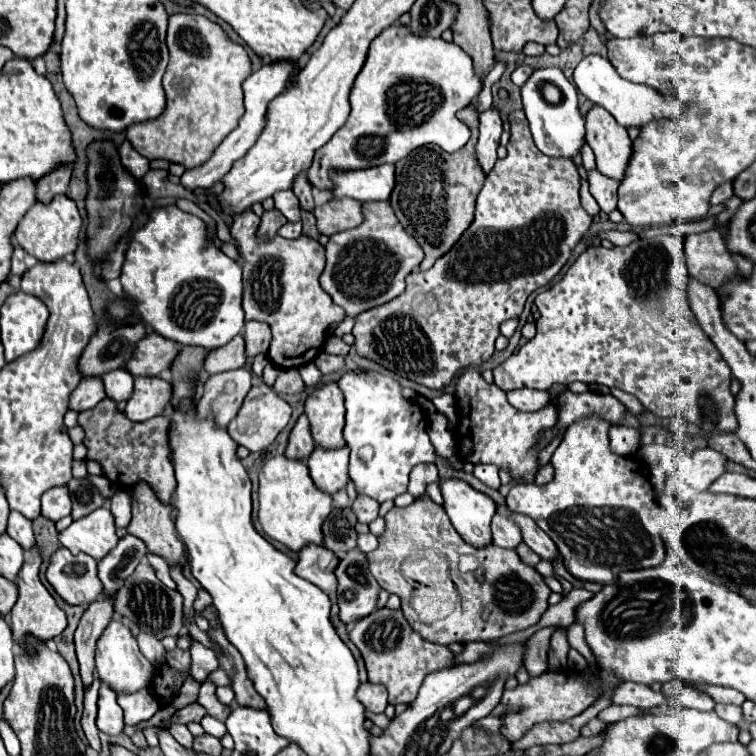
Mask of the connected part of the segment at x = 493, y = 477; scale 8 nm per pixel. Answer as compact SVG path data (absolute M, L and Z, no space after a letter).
M475 464L473 466L473 474L481 480L481 482L485 482L487 486L491 486L491 488L499 488L501 486L501 480L499 480L499 474L497 474L499 470L497 470L497 466L493 466L493 464Z

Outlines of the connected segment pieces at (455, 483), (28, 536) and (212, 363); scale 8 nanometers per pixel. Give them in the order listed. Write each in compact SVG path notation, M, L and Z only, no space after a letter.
M443 478L437 482L439 484L439 490L441 490L441 496L443 496L443 508L451 520L451 524L455 526L455 530L467 540L471 542L473 546L483 546L483 544L489 544L491 542L491 530L489 530L489 524L491 524L491 518L495 514L495 502L475 490L473 486L469 486L465 480L461 478Z
M17 510L9 512L7 534L13 540L17 540L23 546L23 550L29 550L35 544L35 536L33 536L33 530L31 530L31 520L21 516L21 512L17 512Z
M237 334L231 342L225 346L211 350L205 360L205 372L217 374L223 370L233 370L245 364L245 341L243 334Z

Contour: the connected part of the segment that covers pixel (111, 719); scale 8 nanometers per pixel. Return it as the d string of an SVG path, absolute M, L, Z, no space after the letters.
M101 684L99 688L99 714L97 714L97 728L103 734L119 736L123 734L123 710L117 704L117 694L107 686Z

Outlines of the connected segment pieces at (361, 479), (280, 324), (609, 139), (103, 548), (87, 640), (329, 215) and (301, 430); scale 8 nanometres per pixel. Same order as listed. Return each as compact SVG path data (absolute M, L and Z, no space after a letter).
M367 372L367 376L355 376L355 374L343 374L337 380L337 386L345 394L345 442L351 450L351 466L349 476L355 482L355 488L359 494L367 494L375 498L377 502L393 500L397 494L403 494L407 490L409 472L419 462L435 462L435 448L427 434L427 416L421 410L421 406L411 404L403 400L401 386L398 377L393 373L377 374Z
M243 210L233 216L231 236L243 258L243 310L245 320L261 320L271 324L273 342L269 358L275 366L299 368L311 362L325 344L325 332L331 324L345 318L345 310L337 306L321 288L319 278L325 268L325 248L305 234L295 240L276 235L271 242L255 238L259 216L253 210Z
M591 106L585 116L587 142L595 152L597 168L615 180L623 178L631 158L631 138L627 130L601 106Z
M101 506L91 514L73 520L69 528L59 532L59 542L73 554L85 552L95 560L101 560L113 546L117 546L115 522L109 508Z
M99 598L95 600L83 614L77 630L75 630L75 650L81 666L81 678L87 686L95 674L95 644L103 632L103 628L111 622L115 612L115 598Z
M341 198L341 200L329 200L323 206L317 206L313 210L317 218L317 228L321 234L333 236L341 230L357 228L363 222L363 212L359 200L353 198Z
M301 414L297 424L295 424L295 428L291 430L285 456L289 460L307 462L307 458L311 456L313 450L315 450L315 442L313 442L313 436L311 436L311 430L309 430L309 420L307 420L305 414Z

